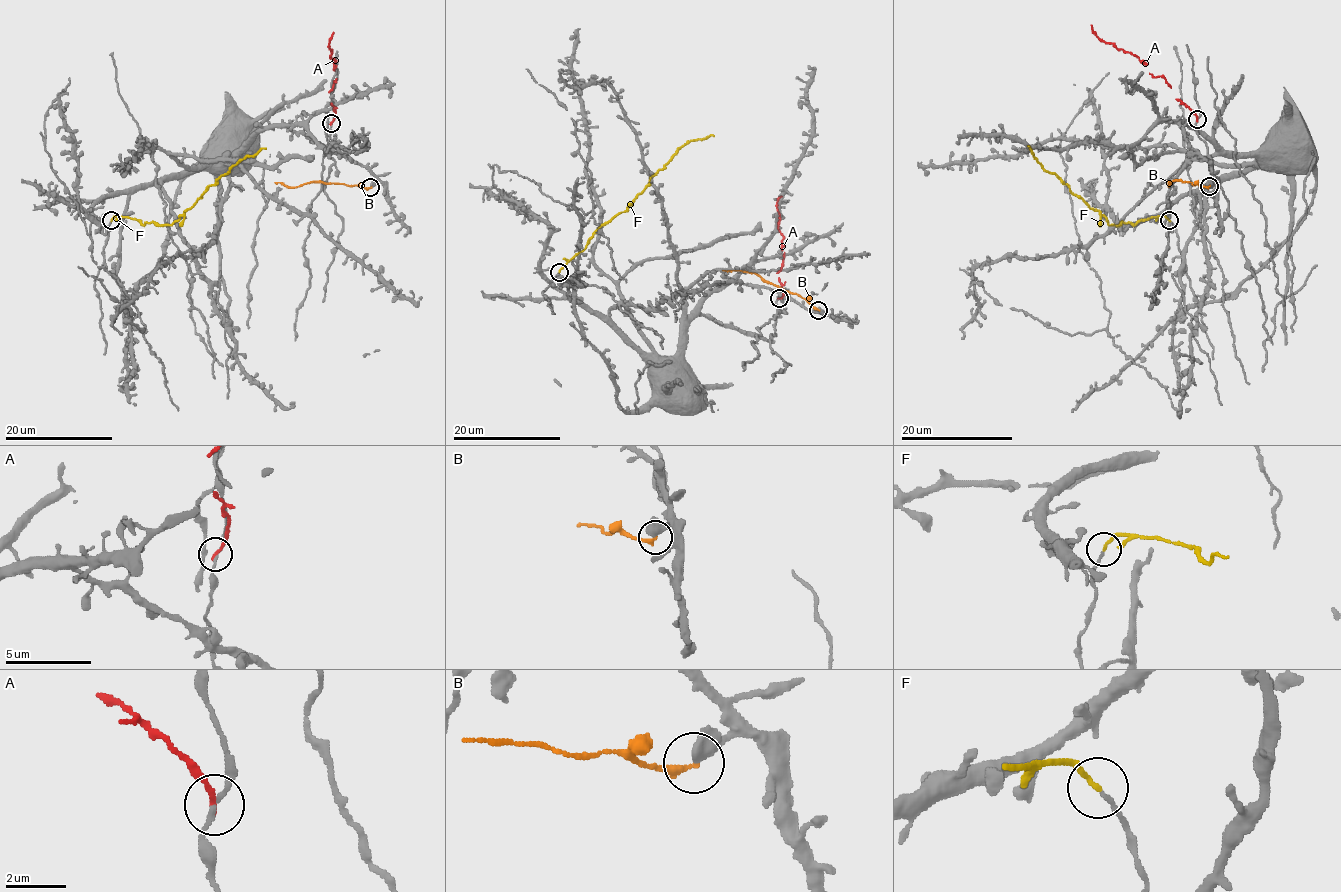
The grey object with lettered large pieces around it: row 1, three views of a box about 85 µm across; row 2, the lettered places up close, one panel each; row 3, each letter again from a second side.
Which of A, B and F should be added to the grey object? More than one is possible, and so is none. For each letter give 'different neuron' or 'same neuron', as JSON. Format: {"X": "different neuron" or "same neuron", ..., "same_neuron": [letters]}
{"A": "different neuron", "B": "different neuron", "F": "same neuron", "same_neuron": ["F"]}

